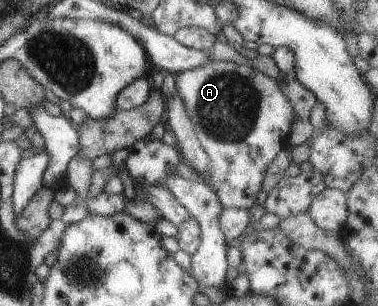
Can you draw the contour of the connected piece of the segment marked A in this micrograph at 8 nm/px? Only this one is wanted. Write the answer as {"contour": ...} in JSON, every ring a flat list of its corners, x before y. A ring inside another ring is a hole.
{"contour":[[213,60,197,69,189,69,176,75,175,83,195,135,210,158,212,168,207,181,217,191,223,208,251,209,262,189,265,169,287,145,295,117,291,101,285,97,277,80,249,65,238,65,231,61]]}

